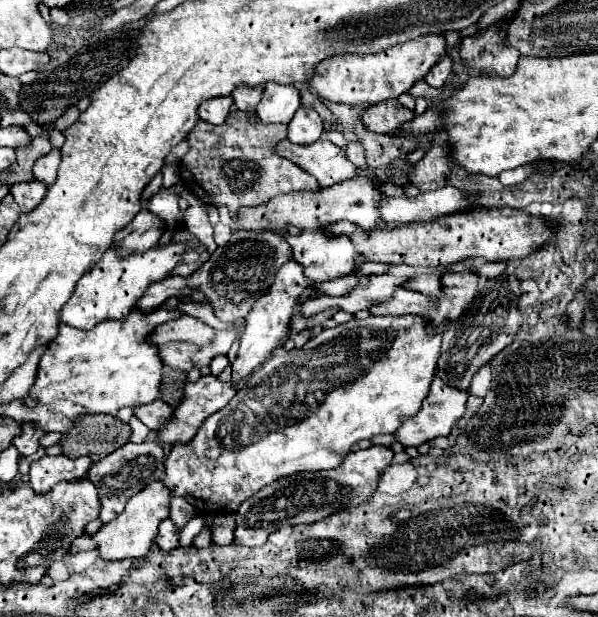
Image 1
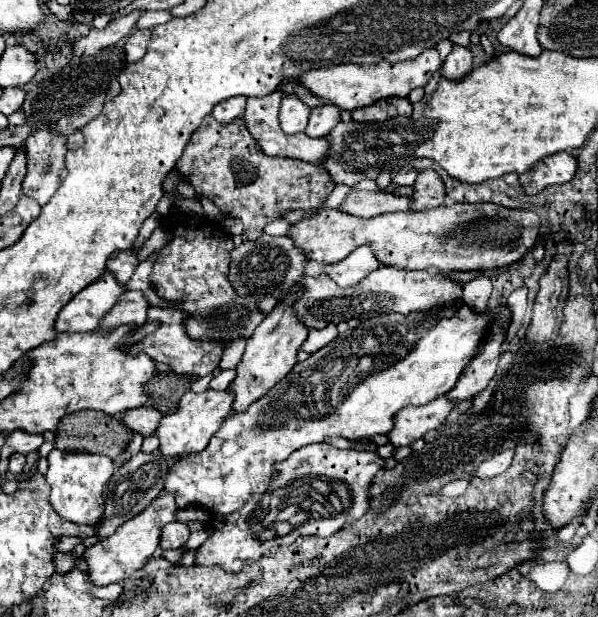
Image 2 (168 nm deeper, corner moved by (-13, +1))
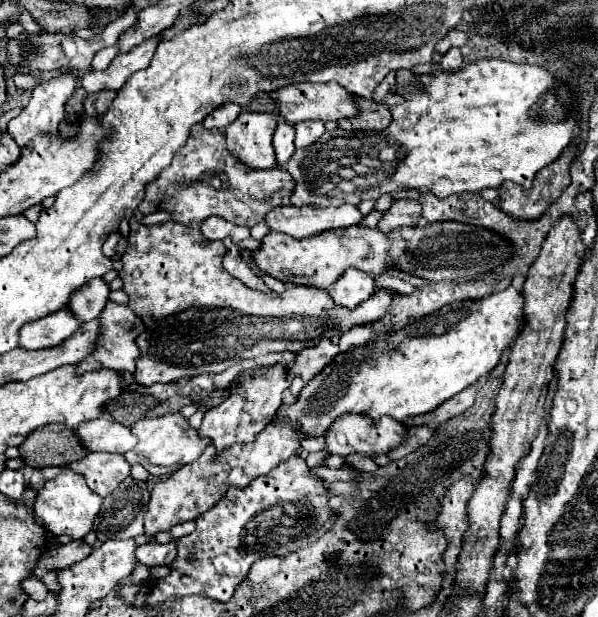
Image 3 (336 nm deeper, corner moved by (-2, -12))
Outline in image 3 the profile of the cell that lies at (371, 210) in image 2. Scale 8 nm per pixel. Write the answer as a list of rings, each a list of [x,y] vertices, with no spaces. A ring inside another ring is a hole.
[[[344,204],[338,208],[296,208],[296,206],[280,206],[272,208],[266,216],[266,226],[274,232],[290,234],[292,238],[308,238],[316,236],[324,230],[348,228],[362,220],[362,214],[356,206]]]

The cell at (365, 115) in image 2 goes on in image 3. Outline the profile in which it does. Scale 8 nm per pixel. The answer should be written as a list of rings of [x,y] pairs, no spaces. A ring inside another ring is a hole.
[[[354,96],[354,102],[360,108],[360,114],[354,118],[344,118],[338,122],[338,128],[344,130],[384,130],[388,128],[392,116],[386,104],[378,104],[374,100],[366,100]]]

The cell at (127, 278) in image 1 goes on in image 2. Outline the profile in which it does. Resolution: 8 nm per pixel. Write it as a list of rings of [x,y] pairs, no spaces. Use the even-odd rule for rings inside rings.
[[[105,271],[95,283],[79,291],[57,315],[57,331],[95,331],[105,319],[107,311],[115,307],[121,295],[127,291],[111,271]]]

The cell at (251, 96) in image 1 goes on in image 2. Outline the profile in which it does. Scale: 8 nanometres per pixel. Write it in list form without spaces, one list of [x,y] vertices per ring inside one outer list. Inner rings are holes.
[[[273,91],[267,97],[259,97],[259,99],[247,99],[247,109],[245,109],[245,123],[251,135],[255,135],[257,143],[261,145],[263,151],[267,151],[267,155],[275,155],[275,157],[293,157],[293,159],[301,159],[301,161],[311,161],[311,163],[323,163],[323,159],[327,157],[327,137],[323,139],[311,139],[307,135],[287,135],[283,133],[283,129],[279,127],[279,119],[277,119],[277,111],[279,111],[279,103],[281,103],[283,93],[281,91]]]

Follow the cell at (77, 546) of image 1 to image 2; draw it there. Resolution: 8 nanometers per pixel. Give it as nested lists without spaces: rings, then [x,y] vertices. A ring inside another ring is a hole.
[[[79,543],[71,553],[55,553],[55,557],[53,557],[55,571],[57,573],[69,573],[71,569],[75,569],[77,561],[85,561],[83,551],[85,551],[85,545]]]

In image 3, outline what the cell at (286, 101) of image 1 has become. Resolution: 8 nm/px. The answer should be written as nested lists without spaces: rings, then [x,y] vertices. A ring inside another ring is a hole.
[[[284,120],[278,122],[278,128],[274,132],[274,150],[276,150],[276,162],[278,166],[286,164],[294,152],[294,128],[292,124],[286,124]]]

